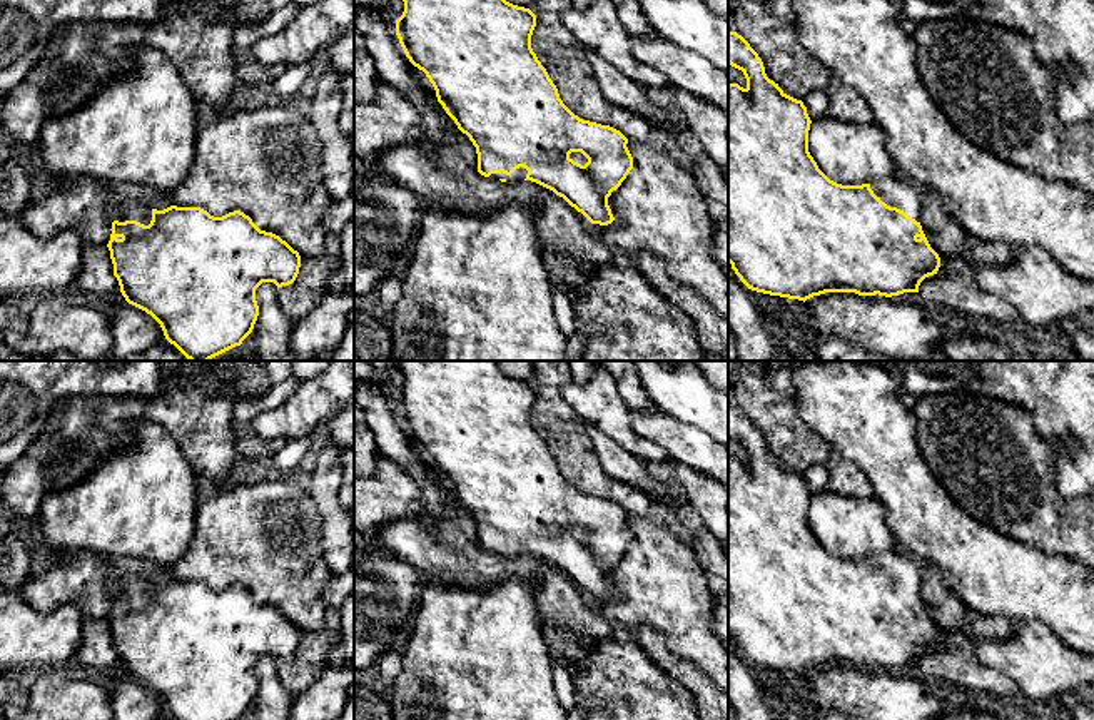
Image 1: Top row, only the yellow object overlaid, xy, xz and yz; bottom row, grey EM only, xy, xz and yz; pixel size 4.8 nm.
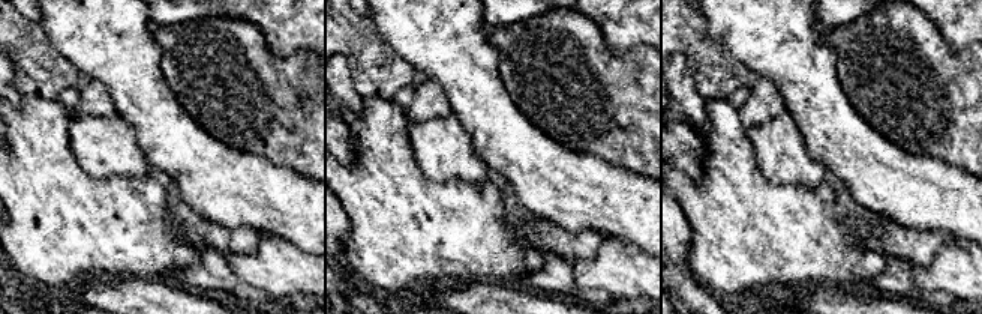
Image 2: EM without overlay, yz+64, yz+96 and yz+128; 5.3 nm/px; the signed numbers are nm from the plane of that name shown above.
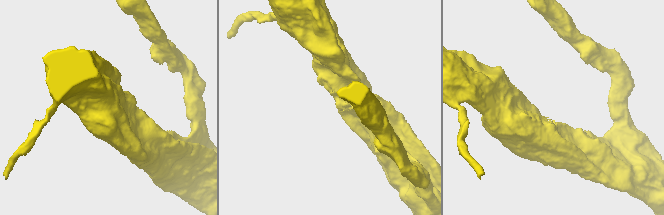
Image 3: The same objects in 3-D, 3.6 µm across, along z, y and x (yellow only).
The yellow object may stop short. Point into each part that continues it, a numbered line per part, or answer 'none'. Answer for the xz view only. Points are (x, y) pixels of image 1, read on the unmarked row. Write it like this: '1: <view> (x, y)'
1: xz (520, 548)

